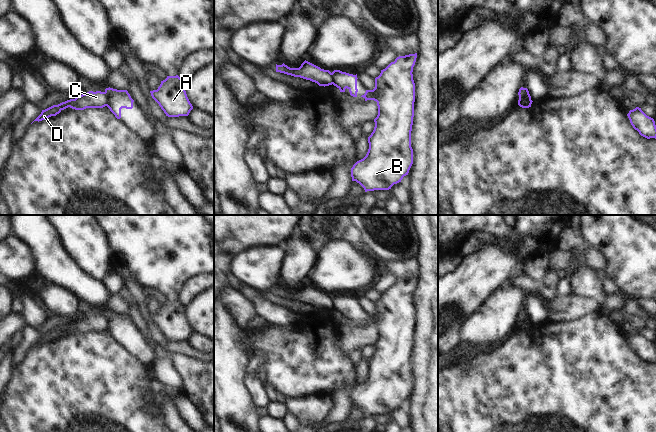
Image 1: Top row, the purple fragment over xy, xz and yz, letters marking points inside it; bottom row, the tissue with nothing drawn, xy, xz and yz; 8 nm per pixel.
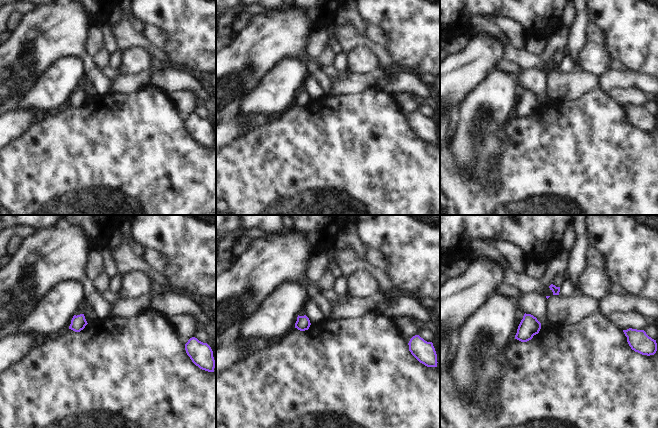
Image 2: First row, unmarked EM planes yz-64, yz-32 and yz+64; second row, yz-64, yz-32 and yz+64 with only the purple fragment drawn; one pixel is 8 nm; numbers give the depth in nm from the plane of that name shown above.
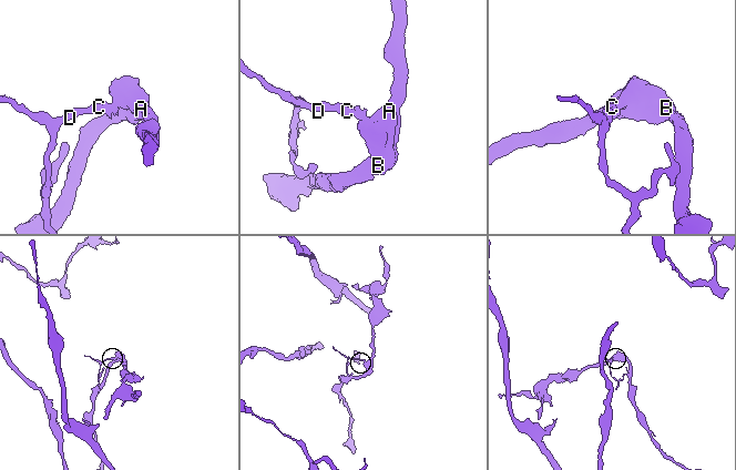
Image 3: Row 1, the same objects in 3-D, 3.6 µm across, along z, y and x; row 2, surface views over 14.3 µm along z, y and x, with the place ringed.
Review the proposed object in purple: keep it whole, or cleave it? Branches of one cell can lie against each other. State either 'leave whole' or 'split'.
split

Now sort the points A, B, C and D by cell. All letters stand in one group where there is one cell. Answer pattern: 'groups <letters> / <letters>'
groups A B / C D

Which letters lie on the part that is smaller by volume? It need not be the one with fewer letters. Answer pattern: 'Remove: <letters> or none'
Remove: C, D

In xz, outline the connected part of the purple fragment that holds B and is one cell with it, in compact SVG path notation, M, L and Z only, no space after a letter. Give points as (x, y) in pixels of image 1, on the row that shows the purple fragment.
M417 53L399 56L375 78L375 88L366 90L362 95L367 100L377 102L378 115L374 119L375 127L368 137L369 149L366 156L351 168L352 181L359 183L365 190L389 190L408 175L413 164L411 131L414 117L415 83L413 67Z

